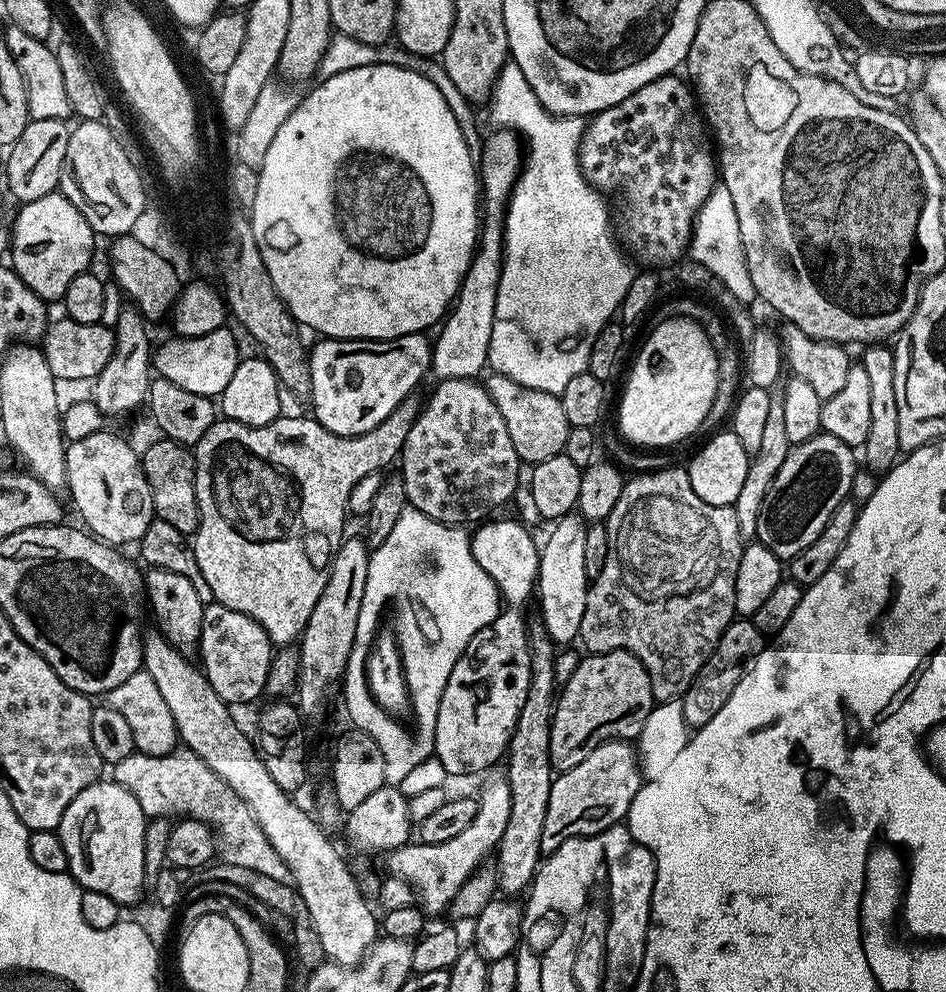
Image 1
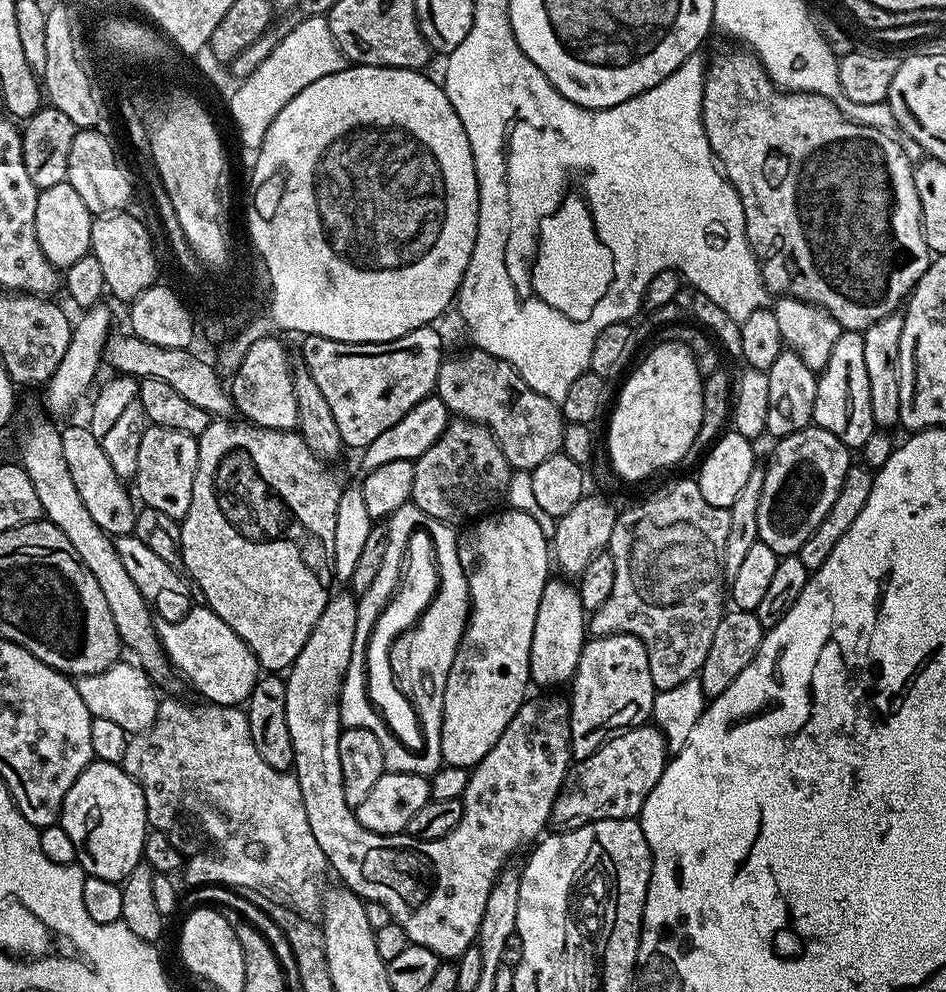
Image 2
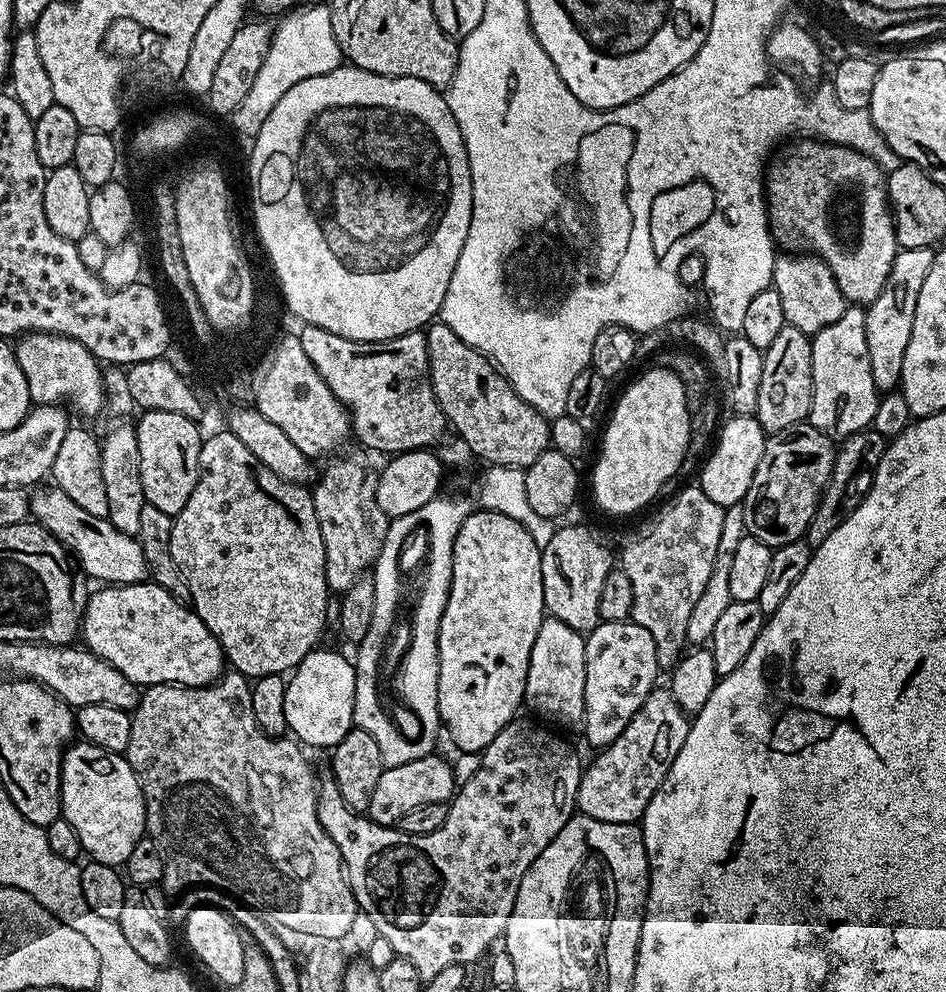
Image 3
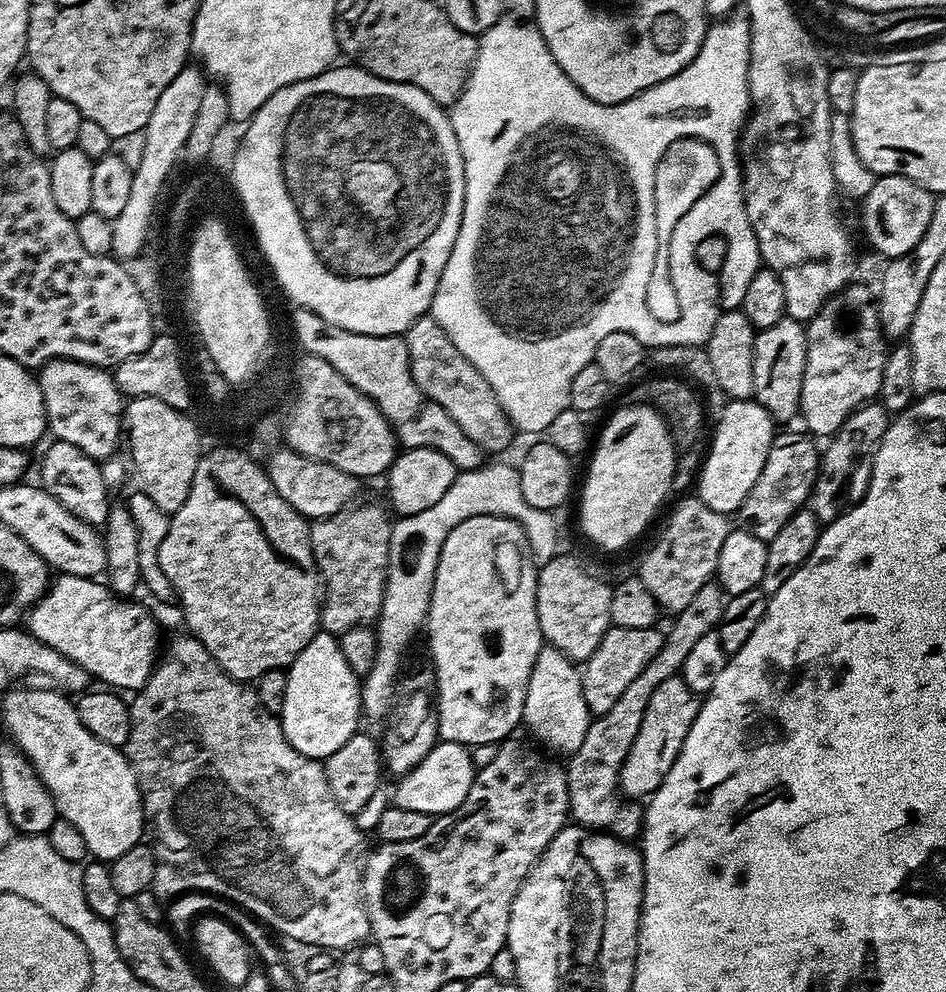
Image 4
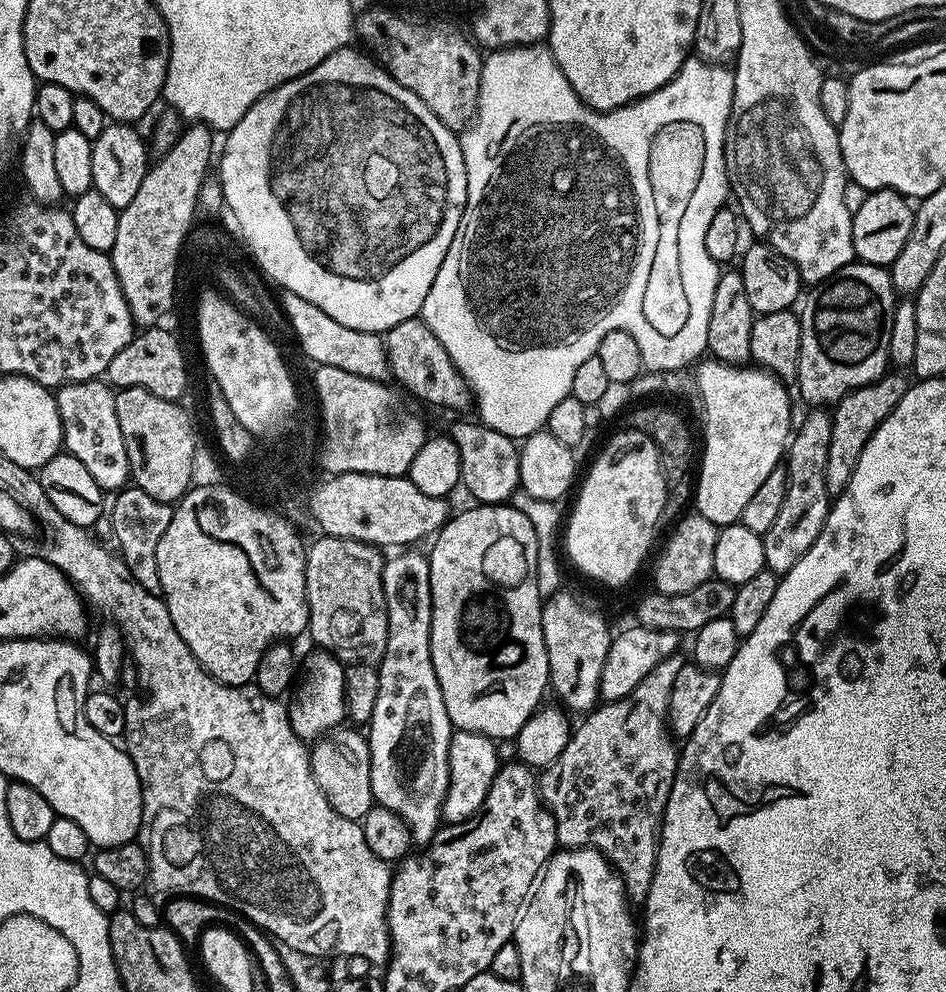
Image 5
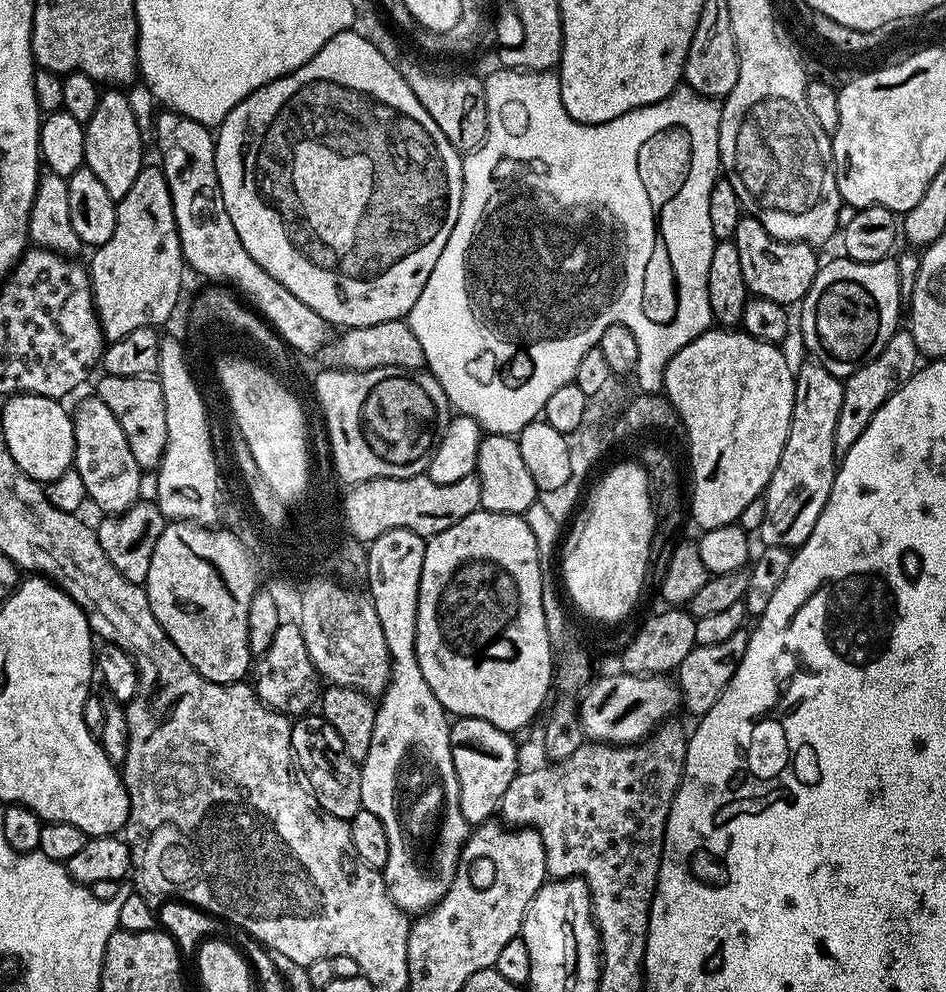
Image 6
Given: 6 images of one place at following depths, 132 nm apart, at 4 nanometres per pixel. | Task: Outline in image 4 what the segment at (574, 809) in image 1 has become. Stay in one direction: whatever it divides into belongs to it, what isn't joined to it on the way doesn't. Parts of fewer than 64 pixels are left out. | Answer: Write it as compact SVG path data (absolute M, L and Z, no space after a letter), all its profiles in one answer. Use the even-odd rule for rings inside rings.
M679 674L666 678L666 682L658 685L658 690L650 694L650 702L646 706L646 714L642 718L642 726L638 730L638 738L634 738L634 746L630 746L630 754L620 767L620 791L625 797L651 797L653 792L666 778L670 766L678 758L682 750L682 742L686 742L686 734L690 726L694 726L694 718L700 713L701 697Z

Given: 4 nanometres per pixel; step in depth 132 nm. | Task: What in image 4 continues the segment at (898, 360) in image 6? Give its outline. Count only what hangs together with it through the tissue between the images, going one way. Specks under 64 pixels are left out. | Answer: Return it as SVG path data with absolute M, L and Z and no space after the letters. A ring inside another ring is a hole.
M880 402L863 404L858 410L842 422L838 431L832 433L823 445L820 453L820 468L816 471L816 481L812 487L810 507L812 512L820 519L821 525L832 524L849 507L848 495L852 492L852 475L859 470L859 460L871 457L876 447L882 442L890 423L890 413Z

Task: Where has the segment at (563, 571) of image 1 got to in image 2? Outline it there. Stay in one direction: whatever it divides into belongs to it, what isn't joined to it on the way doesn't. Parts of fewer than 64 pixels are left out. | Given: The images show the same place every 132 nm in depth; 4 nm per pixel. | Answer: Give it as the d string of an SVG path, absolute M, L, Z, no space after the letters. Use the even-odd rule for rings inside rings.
M549 579L542 590L542 602L538 602L538 618L534 618L534 638L530 642L528 663L528 675L533 685L567 685L576 675L576 667L586 643L586 613L577 585L567 579L559 579Z

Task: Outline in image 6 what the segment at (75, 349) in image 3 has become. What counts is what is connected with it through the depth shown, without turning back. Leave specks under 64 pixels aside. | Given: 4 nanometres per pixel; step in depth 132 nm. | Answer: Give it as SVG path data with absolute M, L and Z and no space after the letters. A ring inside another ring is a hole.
M89 394L72 412L74 426L74 442L76 443L76 459L74 471L86 485L86 494L91 503L96 503L104 514L123 514L141 499L140 476L142 469L134 462L134 454L130 450L130 442L126 442L126 434L122 434L122 426L118 426L118 418L110 414L110 406L102 402L100 397Z

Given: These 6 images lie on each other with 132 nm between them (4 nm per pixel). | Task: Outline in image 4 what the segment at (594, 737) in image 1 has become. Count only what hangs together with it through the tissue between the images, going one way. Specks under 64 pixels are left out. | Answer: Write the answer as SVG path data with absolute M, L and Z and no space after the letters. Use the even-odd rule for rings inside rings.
M609 627L608 633L598 642L598 650L590 659L583 661L580 677L582 678L582 694L586 698L586 706L593 717L606 714L622 694L626 694L626 686L642 674L642 670L658 654L664 641L664 632L659 627L646 630L626 630Z

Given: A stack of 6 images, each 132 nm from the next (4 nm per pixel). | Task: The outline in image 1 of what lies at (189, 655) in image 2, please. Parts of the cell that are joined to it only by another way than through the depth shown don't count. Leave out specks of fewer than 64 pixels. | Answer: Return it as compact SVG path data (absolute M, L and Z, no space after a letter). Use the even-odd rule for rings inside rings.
M215 602L209 603L204 609L199 652L204 676L210 686L214 686L214 694L218 694L218 698L222 698L229 706L248 704L265 695L274 645L254 618L238 614L238 610L230 610Z

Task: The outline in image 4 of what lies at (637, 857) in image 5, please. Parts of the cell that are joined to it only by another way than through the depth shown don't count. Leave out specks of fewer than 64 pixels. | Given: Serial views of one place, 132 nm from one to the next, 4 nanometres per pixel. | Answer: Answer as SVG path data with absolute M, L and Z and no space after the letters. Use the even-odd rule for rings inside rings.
M709 582L694 594L694 599L686 610L675 613L673 622L664 632L664 641L658 654L650 663L626 686L626 694L606 710L606 714L595 717L586 730L586 738L576 752L567 757L568 774L568 811L571 819L581 828L599 830L618 837L620 840L635 841L642 832L642 808L639 803L625 798L620 787L620 767L630 754L630 746L634 746L634 738L638 738L638 730L642 726L642 718L646 714L646 706L650 702L650 694L658 690L658 685L666 682L666 678L679 673L682 662L690 654L690 650L702 637L717 631L724 613L726 593L719 583Z

